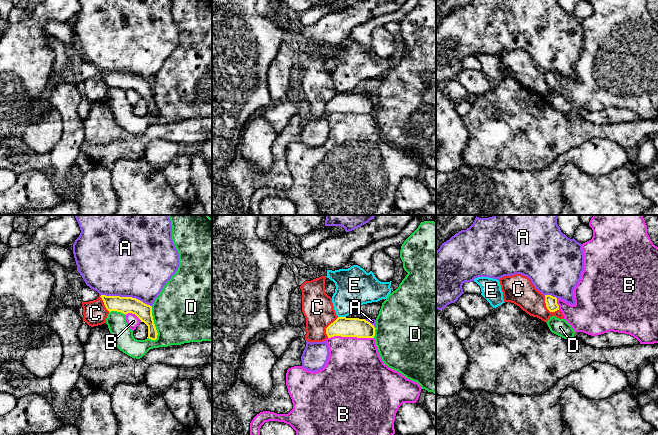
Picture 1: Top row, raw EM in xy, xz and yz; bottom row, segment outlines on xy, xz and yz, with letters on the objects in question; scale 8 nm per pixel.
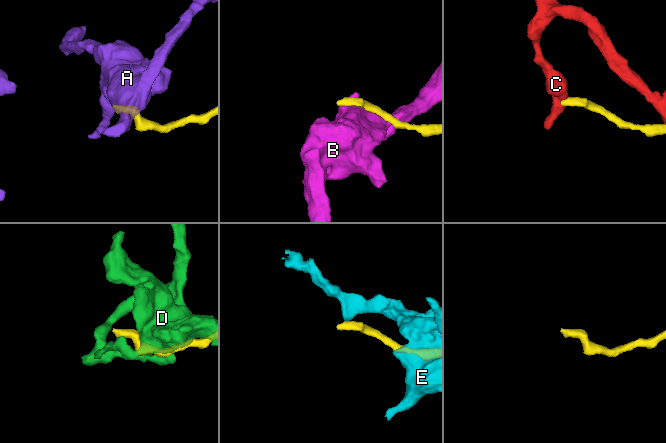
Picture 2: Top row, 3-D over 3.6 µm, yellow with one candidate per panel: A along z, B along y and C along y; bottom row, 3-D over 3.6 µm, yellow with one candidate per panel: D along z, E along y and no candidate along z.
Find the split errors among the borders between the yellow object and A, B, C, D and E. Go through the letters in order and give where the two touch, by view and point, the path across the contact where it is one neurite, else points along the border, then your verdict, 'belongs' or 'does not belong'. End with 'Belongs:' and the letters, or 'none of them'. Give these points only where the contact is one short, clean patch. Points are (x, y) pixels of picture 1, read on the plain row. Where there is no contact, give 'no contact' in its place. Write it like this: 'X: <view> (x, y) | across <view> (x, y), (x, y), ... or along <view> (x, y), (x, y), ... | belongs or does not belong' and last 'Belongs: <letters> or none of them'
A: xy (126, 73) | along xy (101, 70), (131, 72), (151, 82) | does not belong
B: xz (350, 112) | does not belong
C: yz (547, 84) | along yz (544, 72), (546, 83), (550, 87), (558, 86) | does not belong
D: xy (153, 99) | does not belong
E: xz (342, 93) | along xz (338, 92), (345, 93) | does not belong
Belongs: none of them

